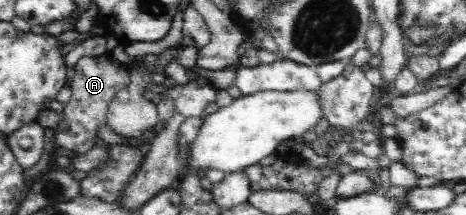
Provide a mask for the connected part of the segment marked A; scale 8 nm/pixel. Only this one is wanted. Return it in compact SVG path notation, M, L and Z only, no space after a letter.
M110 52L99 56L83 56L75 67L71 81L71 97L63 105L61 120L55 128L55 141L60 147L85 154L95 145L96 133L100 125L106 123L109 103L115 95L130 81L129 67L116 60Z

